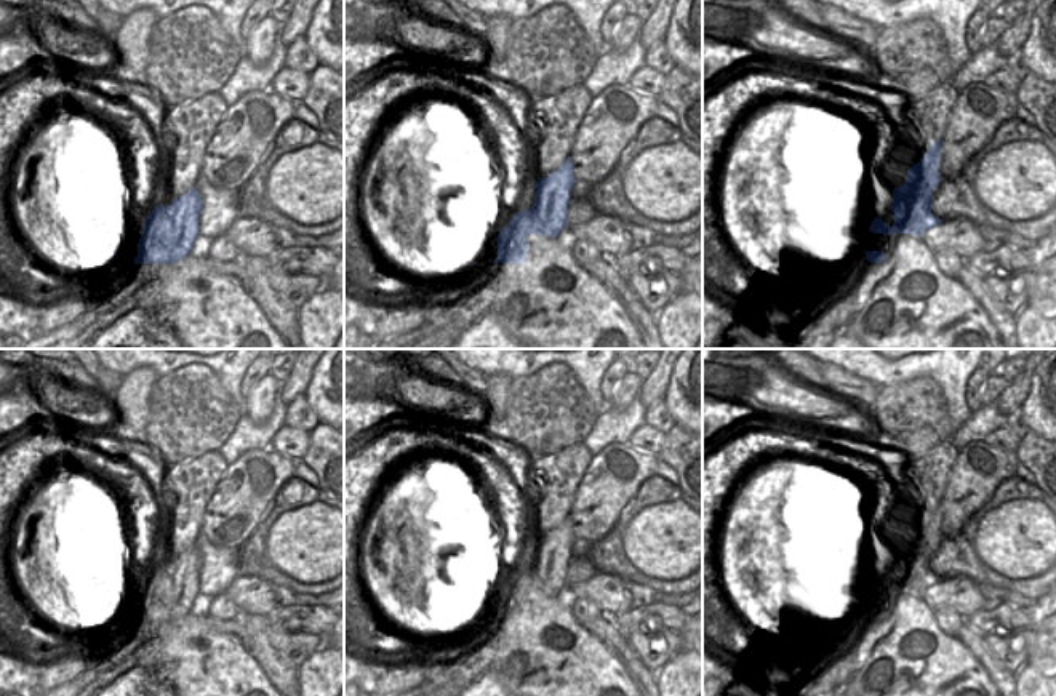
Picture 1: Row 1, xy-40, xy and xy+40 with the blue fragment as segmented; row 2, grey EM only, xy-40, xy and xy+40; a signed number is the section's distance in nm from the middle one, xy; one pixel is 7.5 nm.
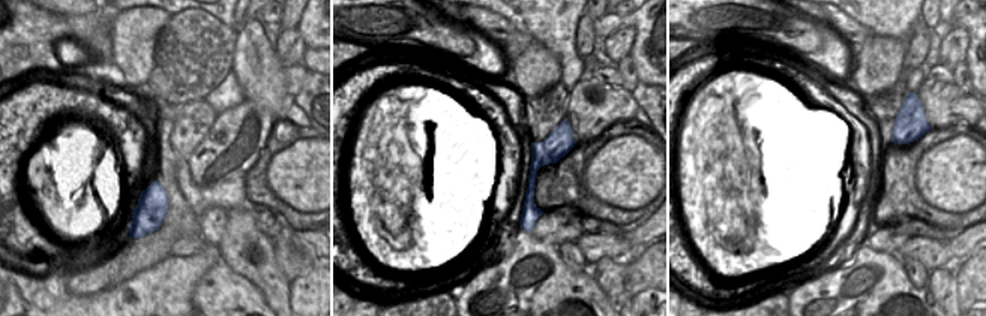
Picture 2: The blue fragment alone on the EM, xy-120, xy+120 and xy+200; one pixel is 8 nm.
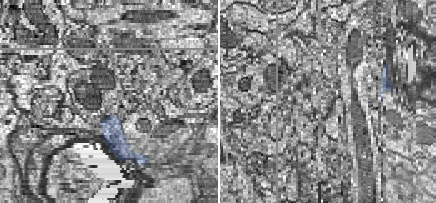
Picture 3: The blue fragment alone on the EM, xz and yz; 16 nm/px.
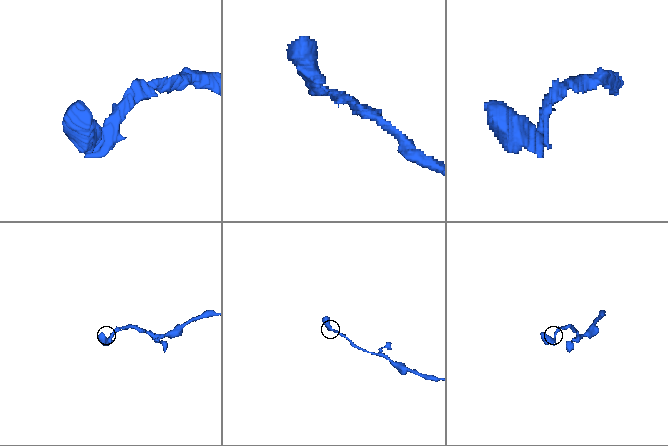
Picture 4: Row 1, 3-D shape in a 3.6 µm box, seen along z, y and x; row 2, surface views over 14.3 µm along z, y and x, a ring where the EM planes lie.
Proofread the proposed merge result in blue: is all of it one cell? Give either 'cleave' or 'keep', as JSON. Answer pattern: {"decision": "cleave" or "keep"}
{"decision": "cleave"}

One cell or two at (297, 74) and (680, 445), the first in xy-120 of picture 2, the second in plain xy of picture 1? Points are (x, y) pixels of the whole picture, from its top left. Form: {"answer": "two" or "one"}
{"answer": "two"}

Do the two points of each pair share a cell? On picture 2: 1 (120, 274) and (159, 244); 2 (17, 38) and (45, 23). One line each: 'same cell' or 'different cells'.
1: same cell
2: same cell

